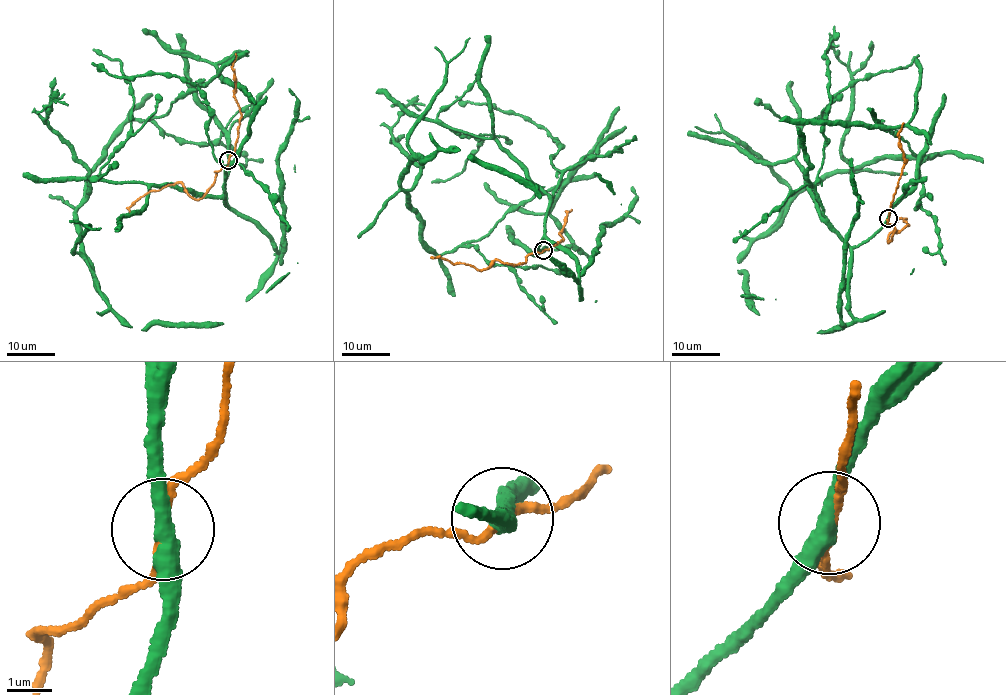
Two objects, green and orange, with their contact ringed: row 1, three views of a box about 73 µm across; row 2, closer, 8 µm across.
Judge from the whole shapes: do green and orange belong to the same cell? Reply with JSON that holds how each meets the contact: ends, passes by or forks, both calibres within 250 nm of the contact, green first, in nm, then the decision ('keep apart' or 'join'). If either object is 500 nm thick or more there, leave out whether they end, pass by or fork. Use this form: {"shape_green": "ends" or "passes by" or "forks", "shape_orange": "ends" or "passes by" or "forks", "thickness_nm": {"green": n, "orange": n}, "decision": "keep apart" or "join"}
{"shape_green": "passes by", "shape_orange": "passes by", "thickness_nm": {"green": 360, "orange": 140}, "decision": "keep apart"}

